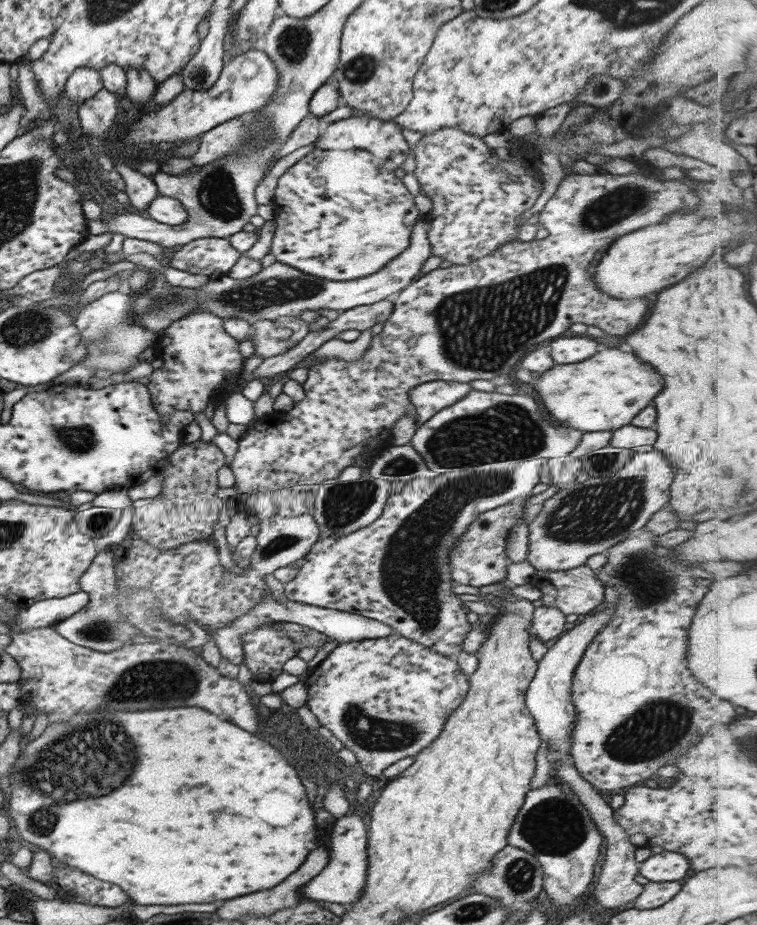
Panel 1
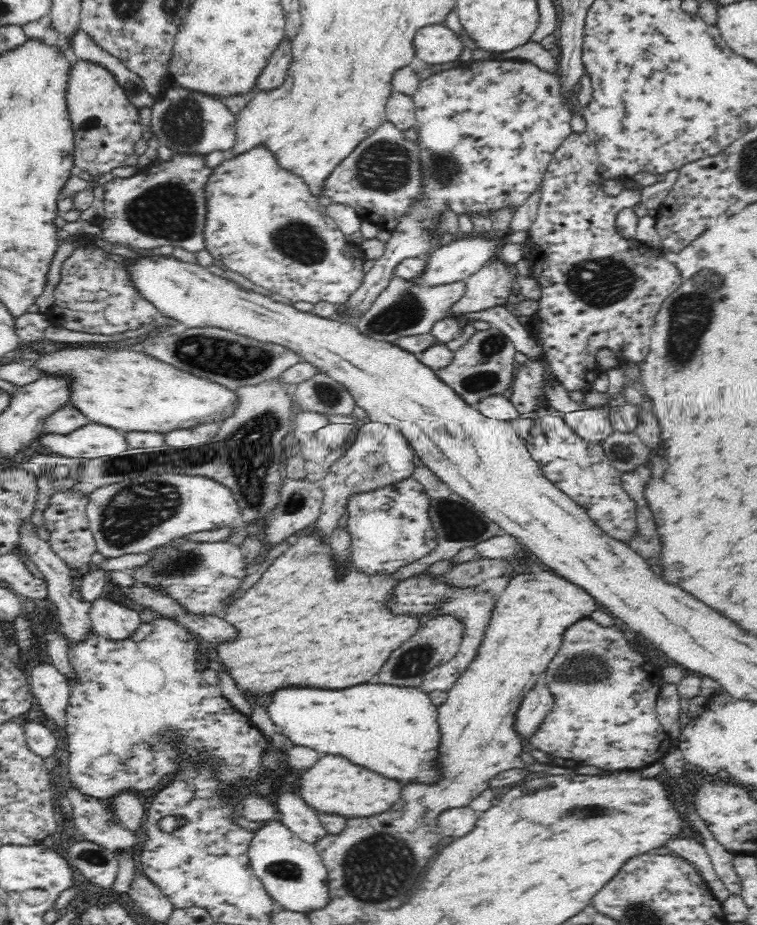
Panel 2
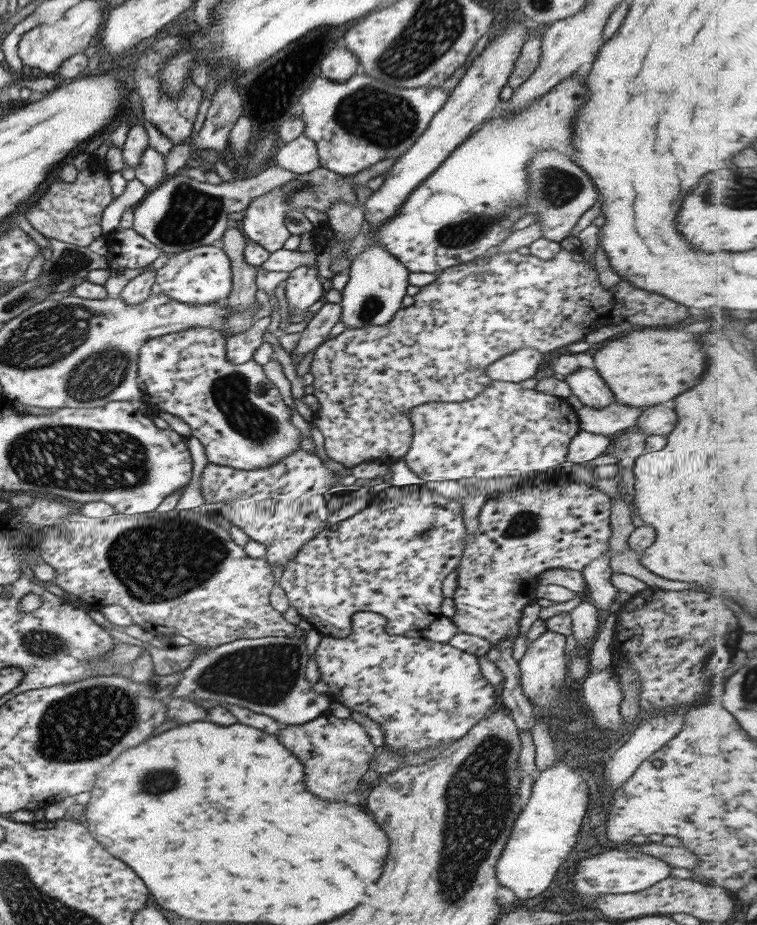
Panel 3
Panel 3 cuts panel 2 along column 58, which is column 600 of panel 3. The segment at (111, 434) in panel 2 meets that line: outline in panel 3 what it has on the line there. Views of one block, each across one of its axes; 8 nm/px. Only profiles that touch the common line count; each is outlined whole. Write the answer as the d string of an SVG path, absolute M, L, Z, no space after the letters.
M578 431L569 444L566 461L582 464L595 458L602 457L610 446L610 438L603 434Z

